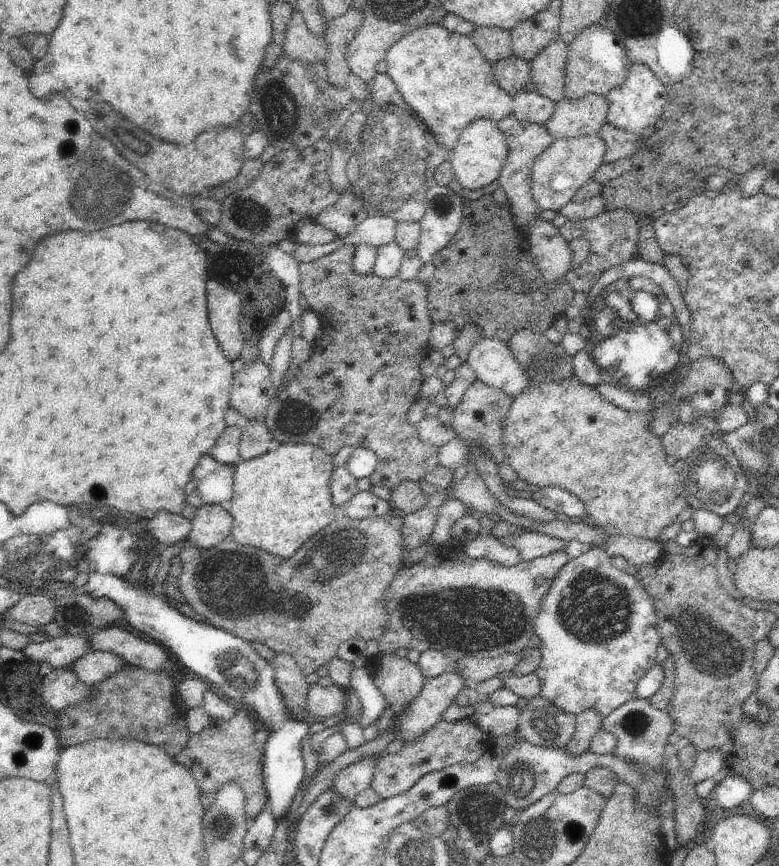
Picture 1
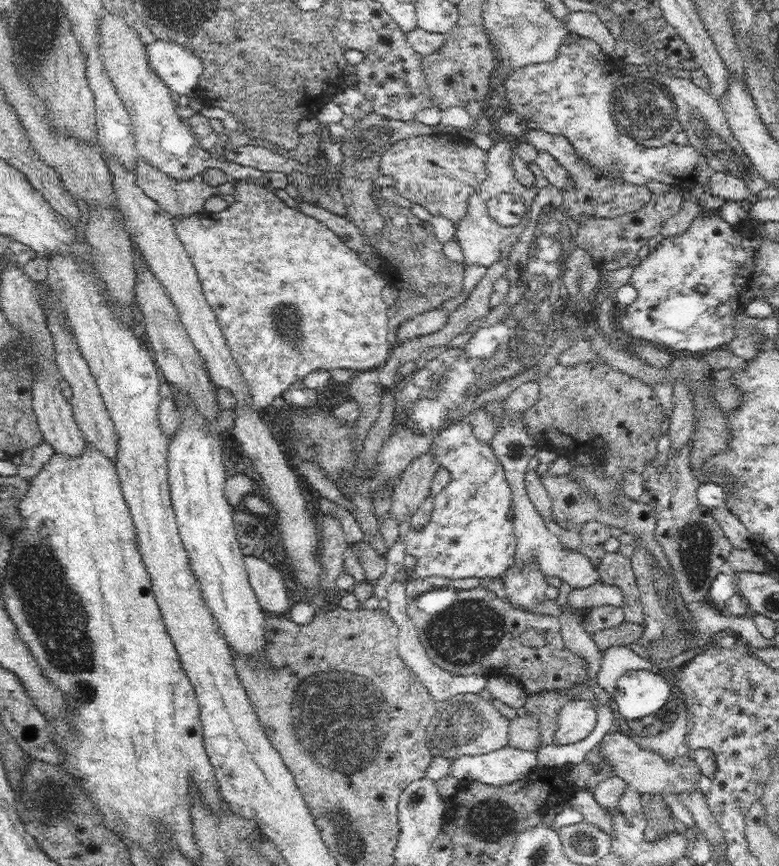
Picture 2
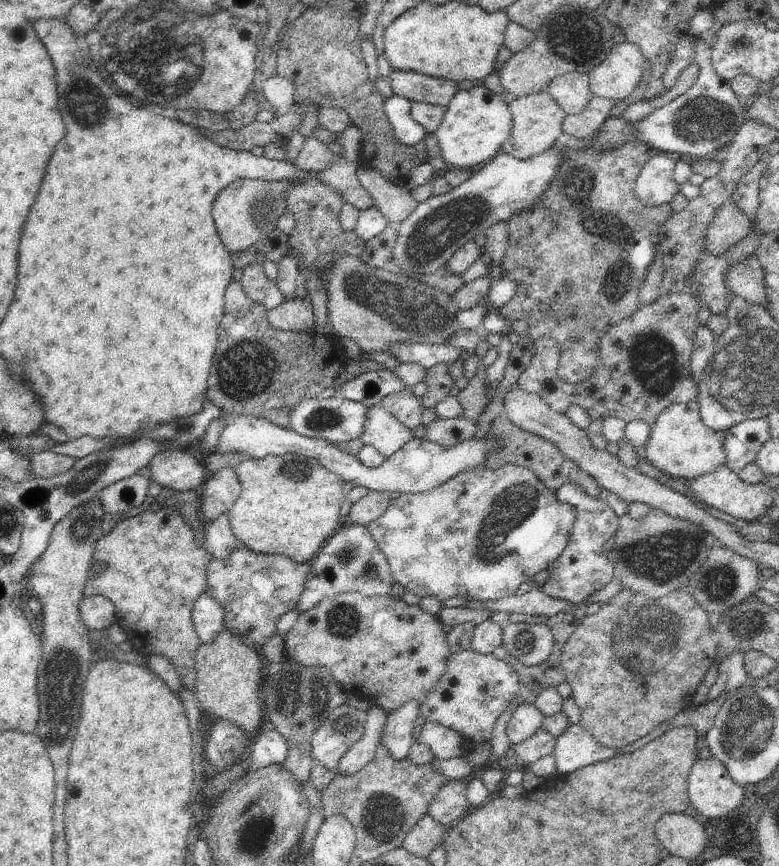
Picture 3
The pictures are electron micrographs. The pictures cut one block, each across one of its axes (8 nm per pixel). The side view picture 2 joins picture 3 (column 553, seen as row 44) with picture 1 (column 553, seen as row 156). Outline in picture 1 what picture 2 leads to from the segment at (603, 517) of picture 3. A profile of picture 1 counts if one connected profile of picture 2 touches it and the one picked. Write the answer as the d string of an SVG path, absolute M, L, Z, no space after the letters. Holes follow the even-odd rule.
M591 547L588 552L580 554L578 558L570 560L559 572L550 584L550 590L542 598L542 606L537 609L538 616L534 620L535 643L541 653L541 662L535 674L540 678L542 690L539 696L550 700L554 706L558 706L562 712L570 712L578 715L588 708L596 708L603 718L610 716L616 708L634 698L635 689L638 682L646 675L646 672L656 664L658 659L658 646L660 646L661 635L658 631L657 617L654 609L654 602L648 592L639 583L637 576L632 576L628 572L618 570L611 564L611 556L601 547Z

